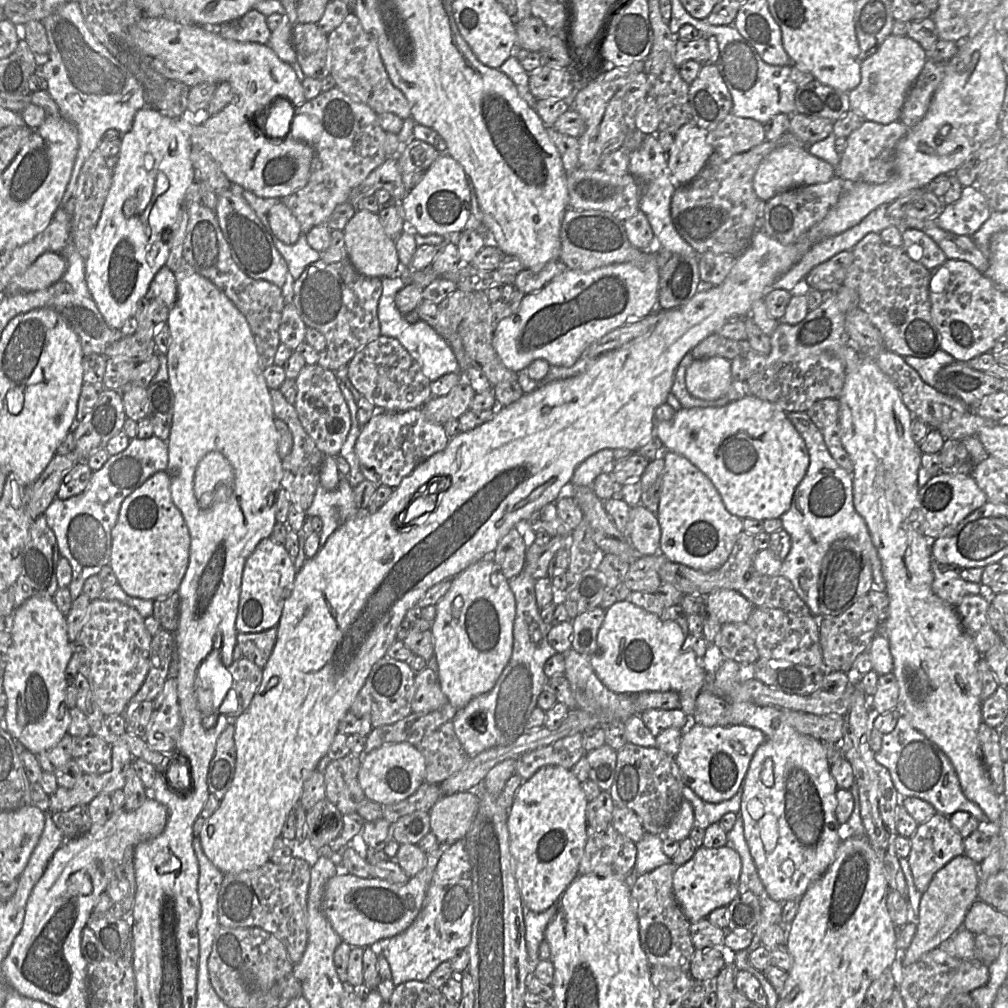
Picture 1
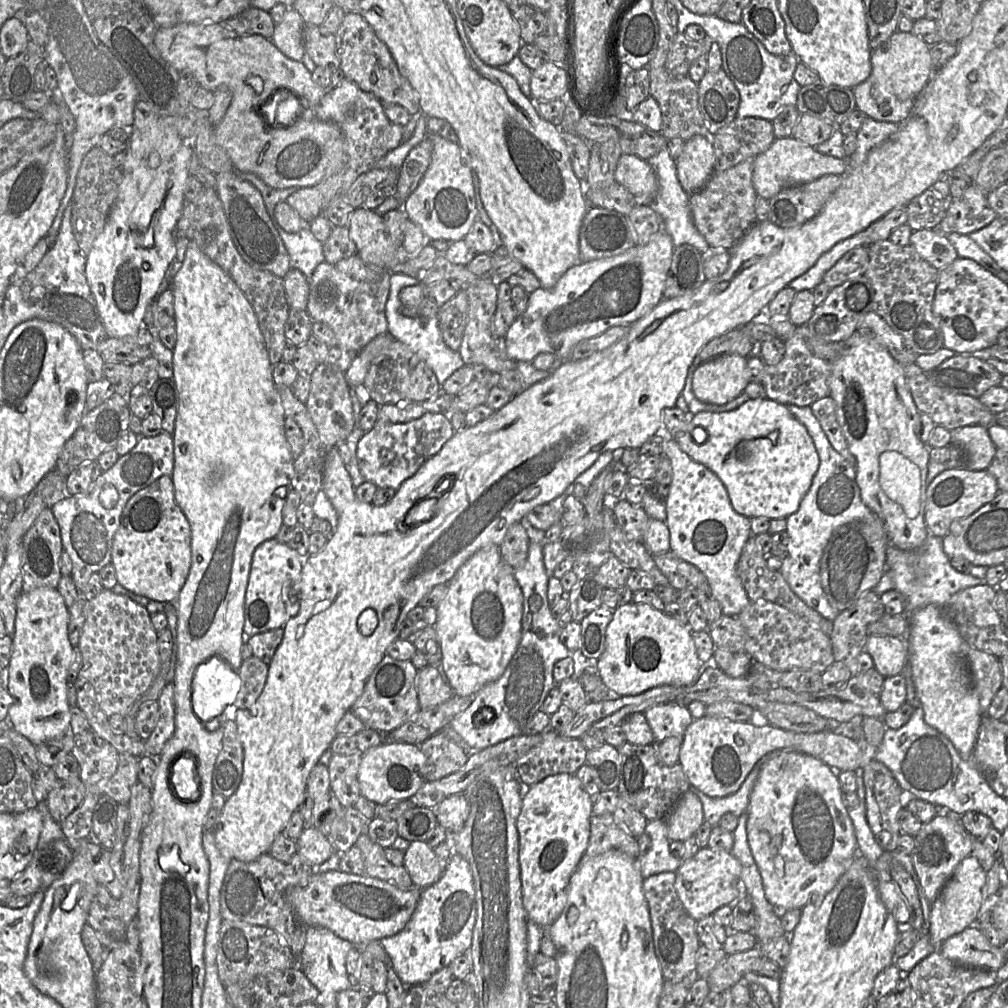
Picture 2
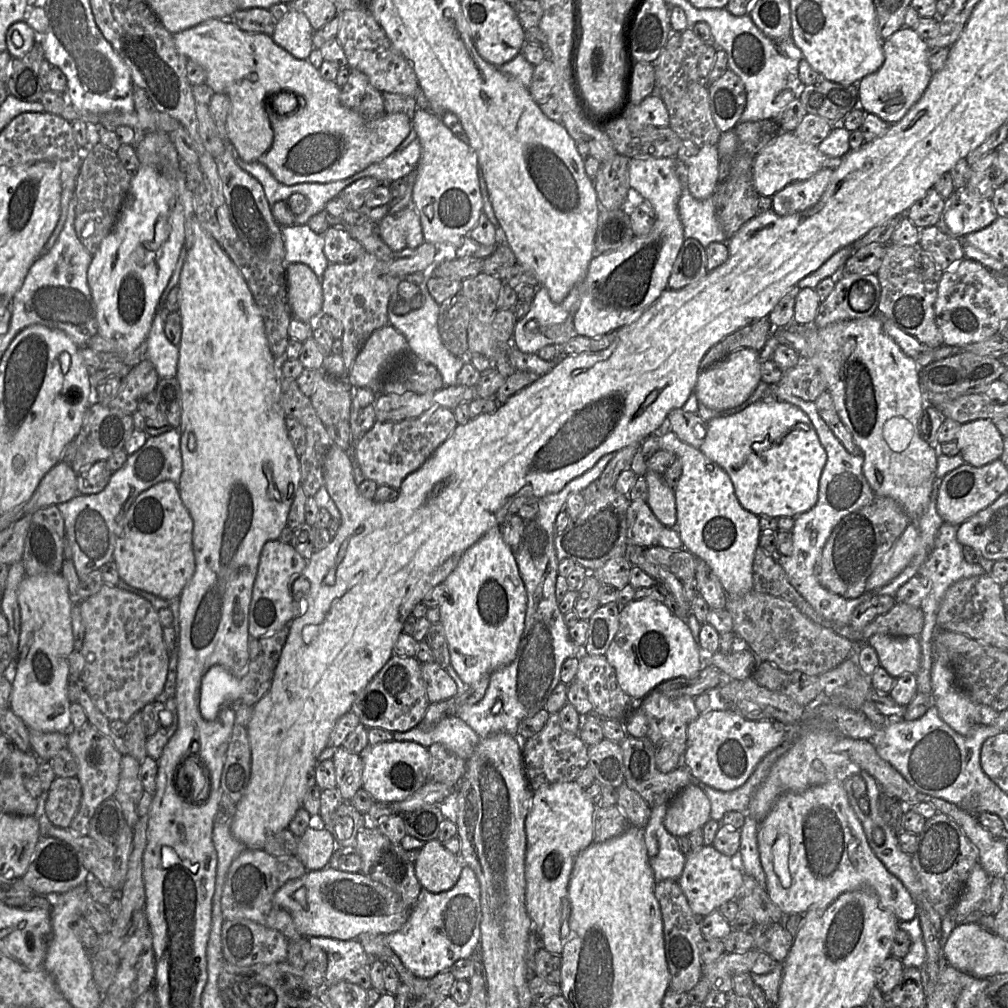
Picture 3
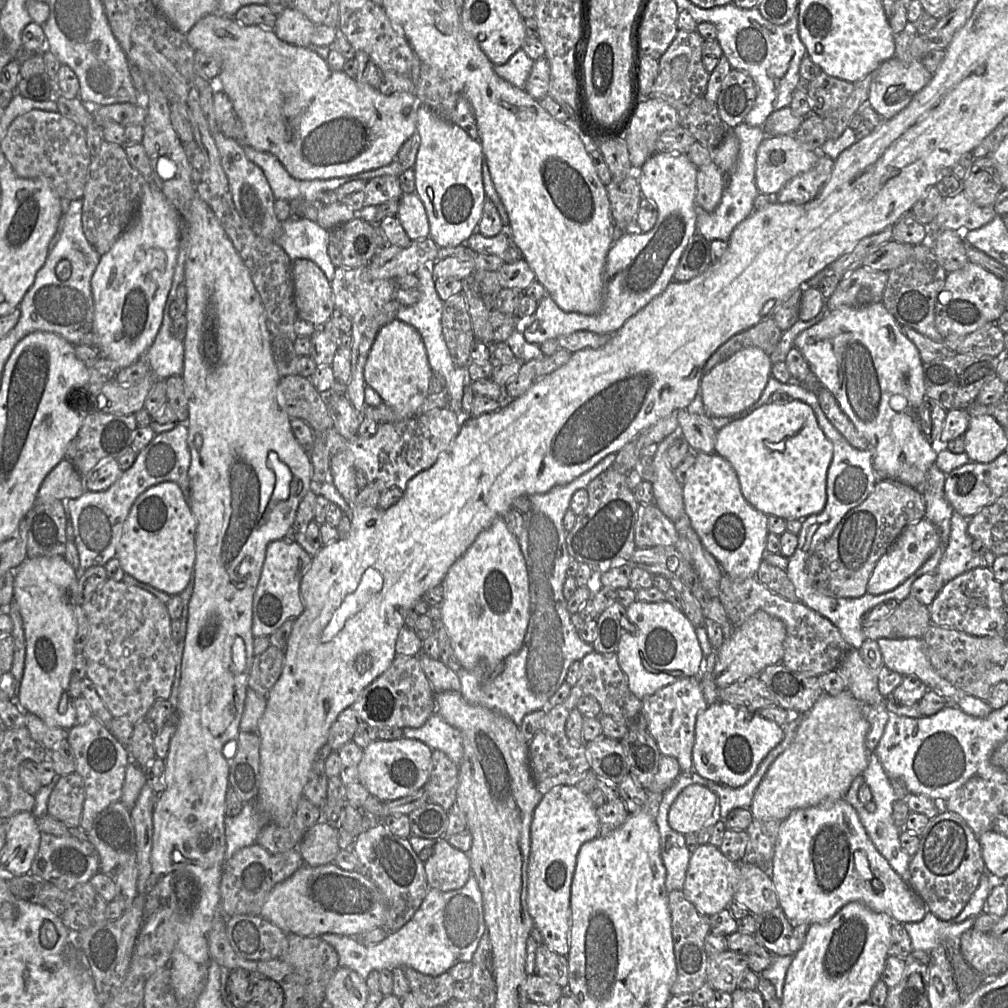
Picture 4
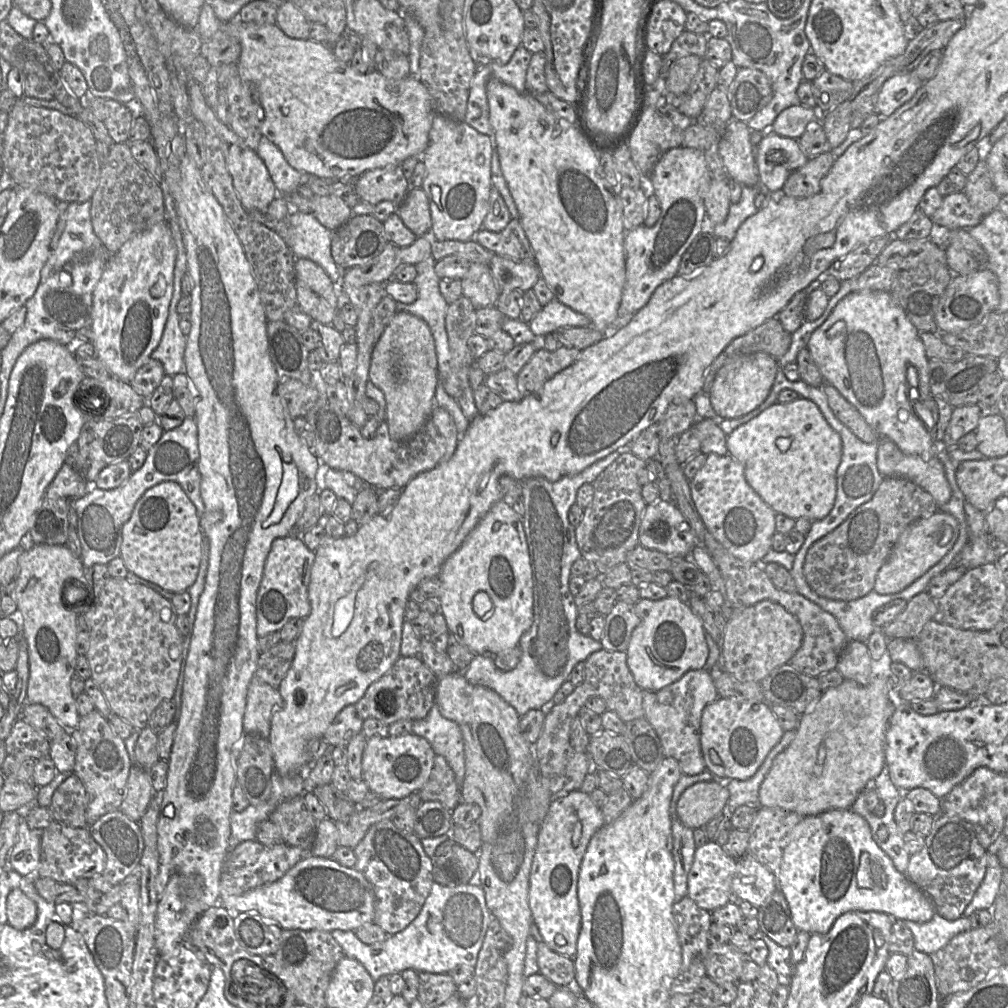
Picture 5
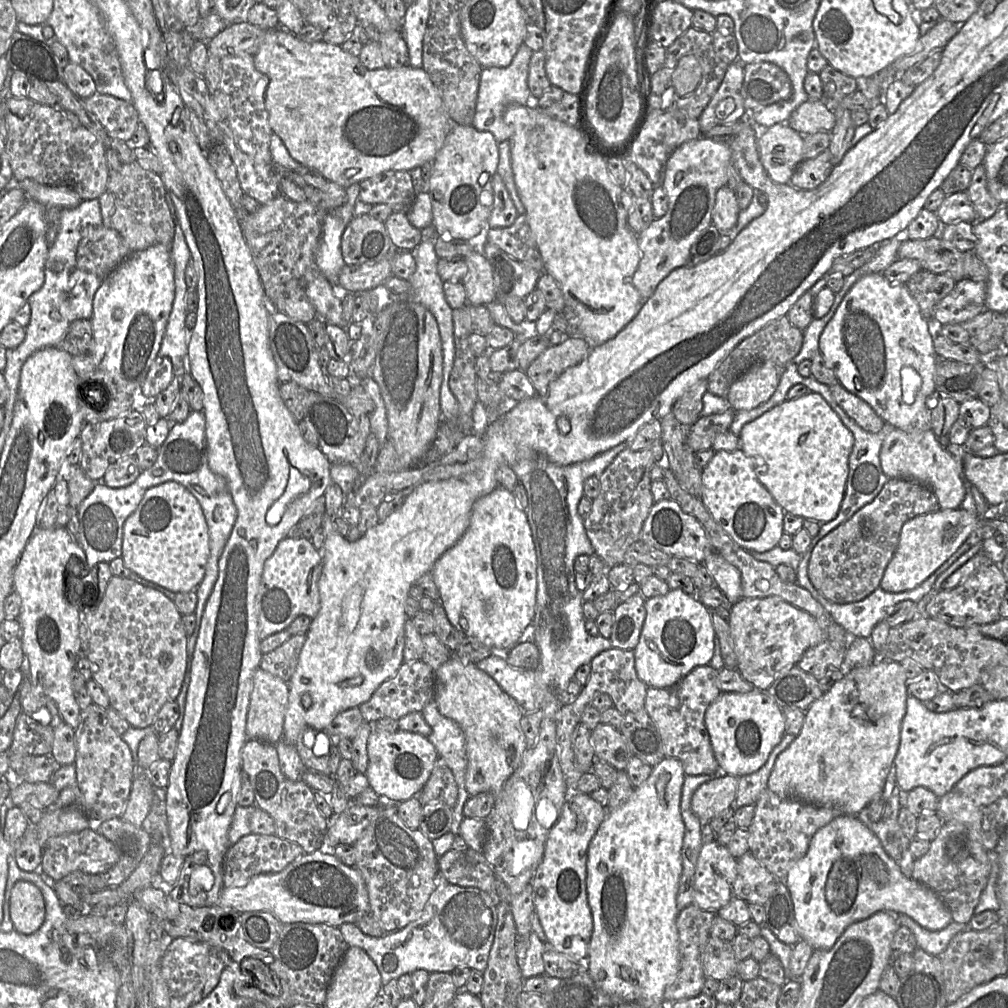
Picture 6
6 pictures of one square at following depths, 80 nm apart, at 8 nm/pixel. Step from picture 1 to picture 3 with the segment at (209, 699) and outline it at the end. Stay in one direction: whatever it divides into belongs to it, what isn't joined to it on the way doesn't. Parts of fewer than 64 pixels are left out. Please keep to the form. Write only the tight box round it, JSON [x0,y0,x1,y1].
[199,666,242,720]

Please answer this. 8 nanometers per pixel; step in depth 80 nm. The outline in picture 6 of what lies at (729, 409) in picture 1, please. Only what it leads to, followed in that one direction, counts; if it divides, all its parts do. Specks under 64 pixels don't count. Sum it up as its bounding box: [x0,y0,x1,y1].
[739,392,854,523]

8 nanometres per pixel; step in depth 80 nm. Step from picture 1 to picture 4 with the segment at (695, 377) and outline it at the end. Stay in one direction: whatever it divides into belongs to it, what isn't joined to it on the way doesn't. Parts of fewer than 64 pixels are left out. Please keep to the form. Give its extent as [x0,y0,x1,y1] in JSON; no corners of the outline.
[699,347,772,416]

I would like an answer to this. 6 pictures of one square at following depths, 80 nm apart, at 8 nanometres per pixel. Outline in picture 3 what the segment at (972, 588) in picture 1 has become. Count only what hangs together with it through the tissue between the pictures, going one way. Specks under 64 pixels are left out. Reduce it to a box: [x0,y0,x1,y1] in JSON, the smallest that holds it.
[915,523,985,694]

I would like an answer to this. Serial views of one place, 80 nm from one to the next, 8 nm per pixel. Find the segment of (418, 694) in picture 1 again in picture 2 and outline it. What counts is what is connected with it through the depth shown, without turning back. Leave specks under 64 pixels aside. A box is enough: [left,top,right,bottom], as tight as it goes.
[417,664,454,710]

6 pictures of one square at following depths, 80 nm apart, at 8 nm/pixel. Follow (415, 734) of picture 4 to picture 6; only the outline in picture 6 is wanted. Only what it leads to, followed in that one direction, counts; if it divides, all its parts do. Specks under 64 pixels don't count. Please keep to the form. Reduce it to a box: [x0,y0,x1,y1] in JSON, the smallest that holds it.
[421,699,470,836]

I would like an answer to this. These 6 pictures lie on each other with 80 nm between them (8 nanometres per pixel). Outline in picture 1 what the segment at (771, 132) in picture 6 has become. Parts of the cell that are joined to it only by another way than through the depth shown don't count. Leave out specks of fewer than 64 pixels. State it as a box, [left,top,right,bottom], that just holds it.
[753,145,836,202]

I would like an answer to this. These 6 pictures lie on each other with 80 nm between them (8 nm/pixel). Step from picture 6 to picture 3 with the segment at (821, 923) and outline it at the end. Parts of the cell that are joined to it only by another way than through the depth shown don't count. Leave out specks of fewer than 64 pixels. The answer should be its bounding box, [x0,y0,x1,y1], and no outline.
[757,780,918,922]

